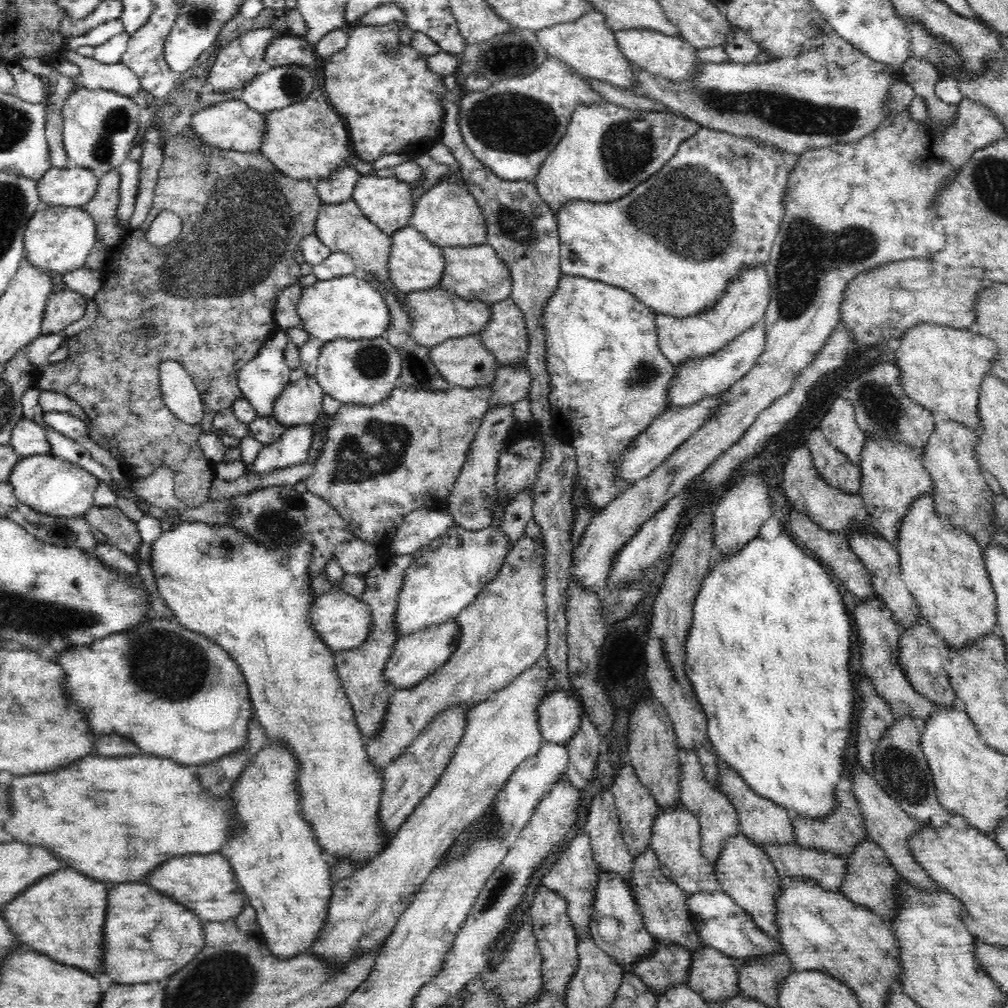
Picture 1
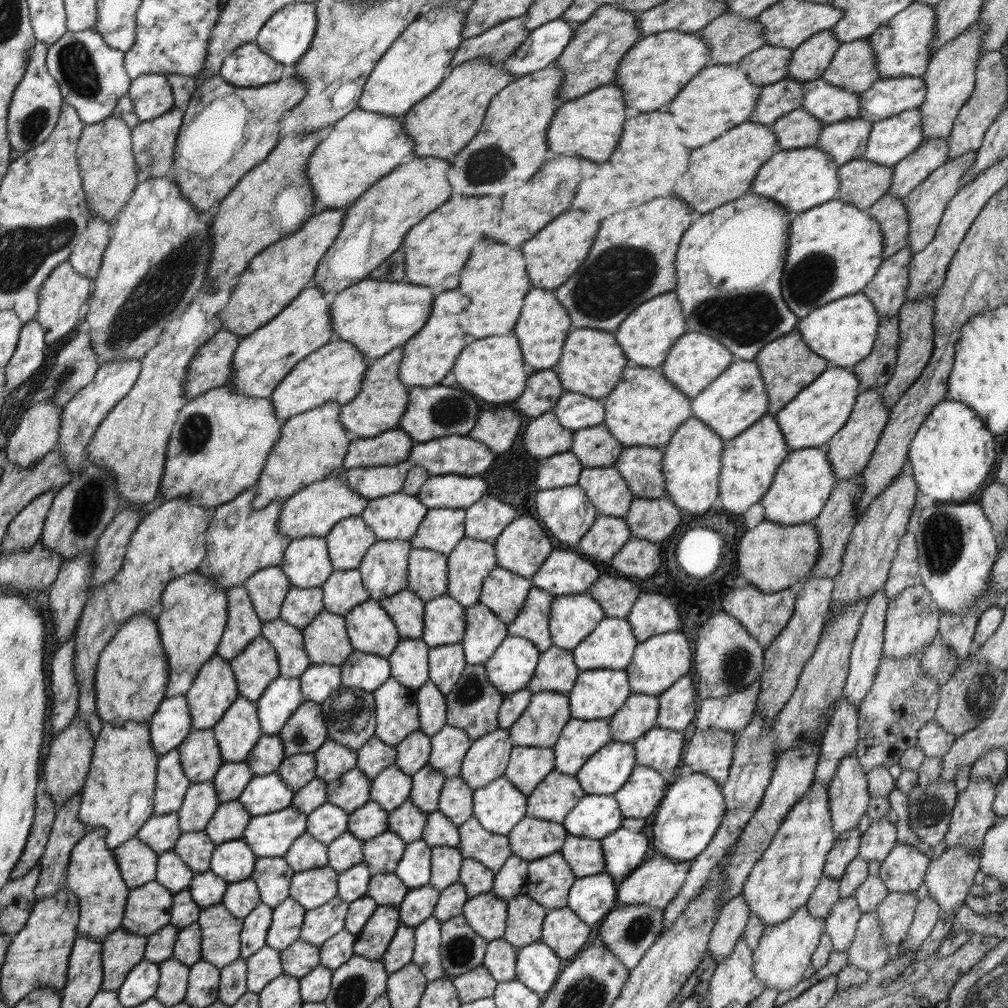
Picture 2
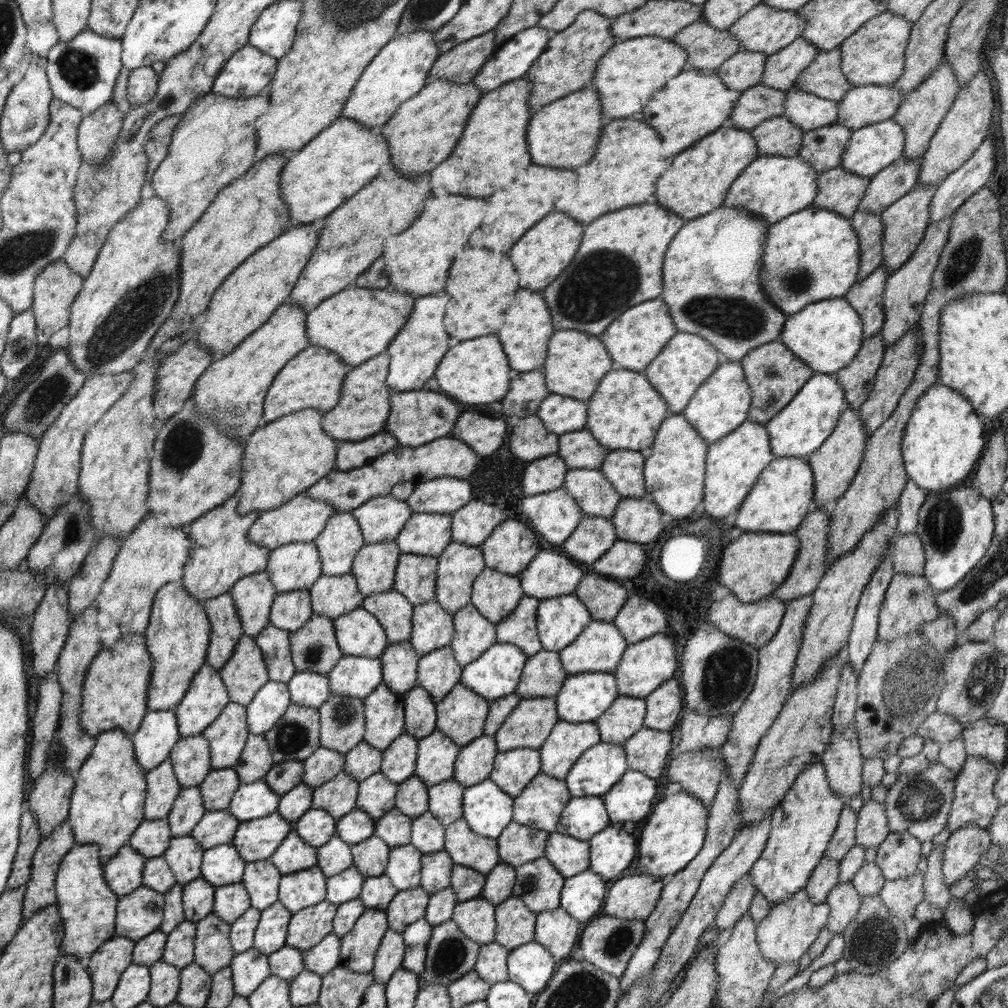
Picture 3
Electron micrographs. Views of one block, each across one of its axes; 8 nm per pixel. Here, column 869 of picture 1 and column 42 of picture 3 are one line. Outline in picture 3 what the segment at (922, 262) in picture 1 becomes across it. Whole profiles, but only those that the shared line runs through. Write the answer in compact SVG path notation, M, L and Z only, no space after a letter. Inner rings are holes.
M64 259L55 260L43 268L35 278L33 286L34 302L30 308L36 321L37 344L40 348L48 345L52 334L64 328L70 322L70 308L82 290L84 279L78 276Z

